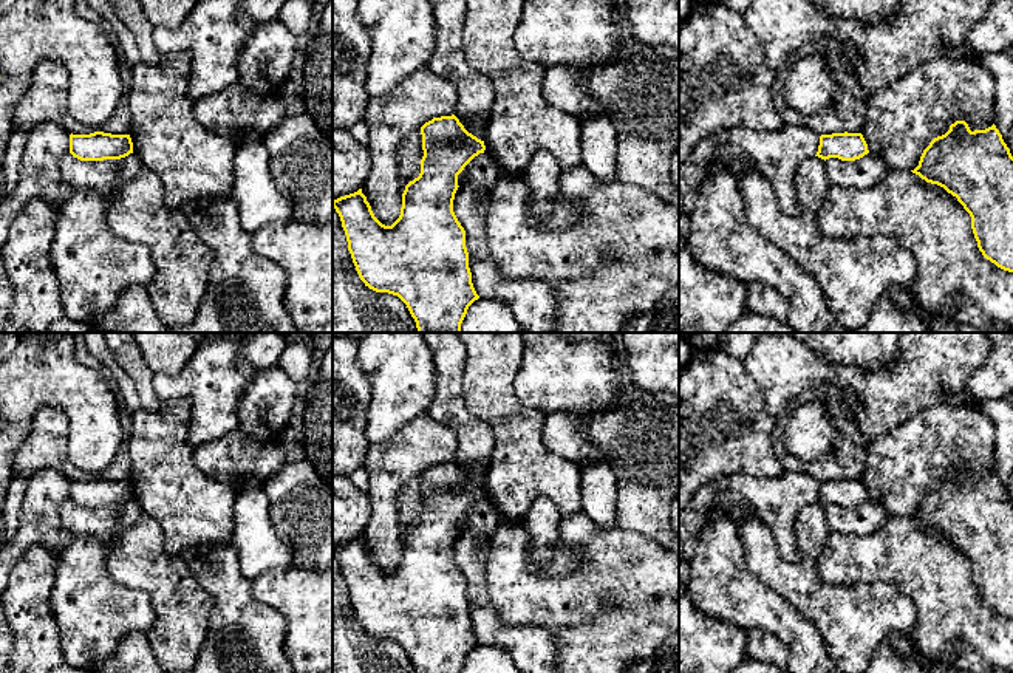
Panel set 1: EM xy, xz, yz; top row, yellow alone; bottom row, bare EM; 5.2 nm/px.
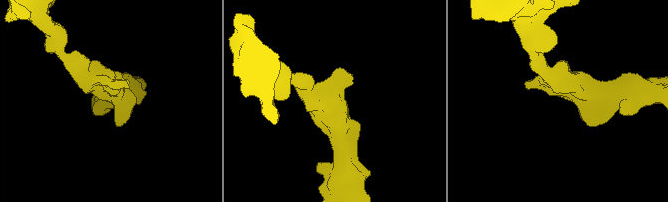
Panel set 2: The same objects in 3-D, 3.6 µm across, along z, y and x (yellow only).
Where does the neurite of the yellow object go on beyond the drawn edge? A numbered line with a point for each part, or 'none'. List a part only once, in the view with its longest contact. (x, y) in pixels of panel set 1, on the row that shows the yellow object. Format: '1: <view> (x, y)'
none

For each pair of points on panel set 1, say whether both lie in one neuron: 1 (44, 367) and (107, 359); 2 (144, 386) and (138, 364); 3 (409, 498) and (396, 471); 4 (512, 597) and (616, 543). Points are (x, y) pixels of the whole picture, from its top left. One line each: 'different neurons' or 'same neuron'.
1: different neurons
2: same neuron
3: different neurons
4: same neuron

